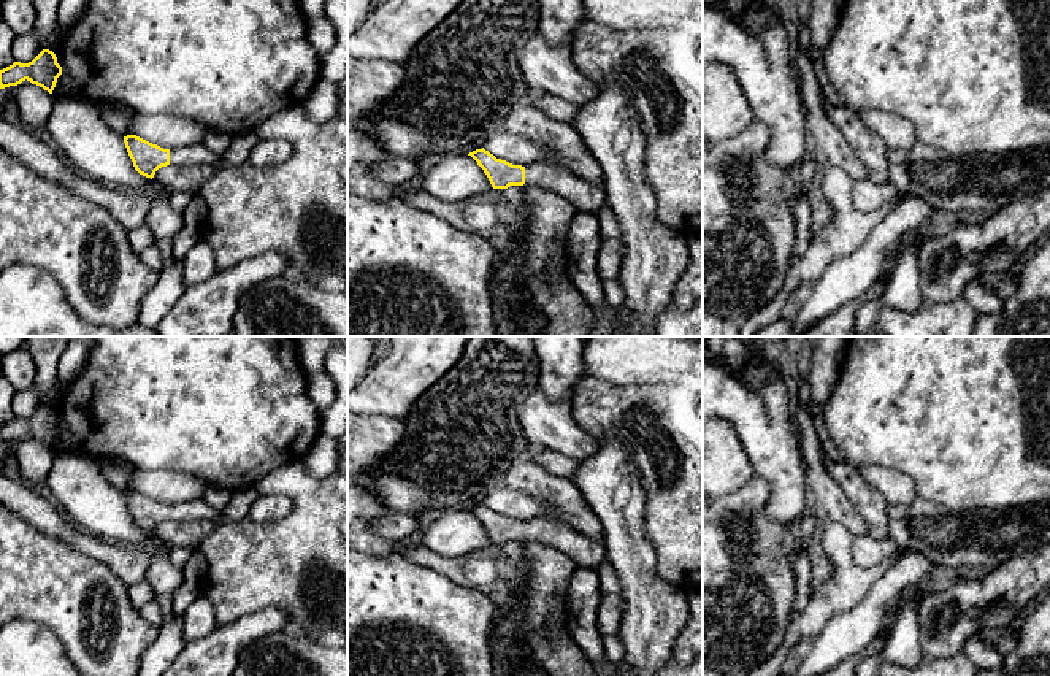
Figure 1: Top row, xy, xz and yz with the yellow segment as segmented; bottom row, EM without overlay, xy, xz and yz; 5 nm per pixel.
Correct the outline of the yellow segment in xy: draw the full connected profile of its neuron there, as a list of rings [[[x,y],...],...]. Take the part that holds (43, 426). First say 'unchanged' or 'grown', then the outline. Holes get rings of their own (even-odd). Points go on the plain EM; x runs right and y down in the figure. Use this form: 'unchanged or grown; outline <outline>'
unchanged; outline [[[43,405],[32,417],[13,421],[0,425],[0,444],[17,441],[22,436],[30,436],[52,449],[57,433],[62,430],[62,422],[52,406]]]

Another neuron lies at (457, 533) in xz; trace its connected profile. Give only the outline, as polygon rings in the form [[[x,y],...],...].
[[[449,509],[423,532],[423,543],[443,557],[463,557],[482,551],[492,540],[471,511]]]

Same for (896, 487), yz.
[[[861,465],[856,470],[864,481],[882,494],[888,505],[909,508],[917,498],[915,482],[901,471],[880,465]]]

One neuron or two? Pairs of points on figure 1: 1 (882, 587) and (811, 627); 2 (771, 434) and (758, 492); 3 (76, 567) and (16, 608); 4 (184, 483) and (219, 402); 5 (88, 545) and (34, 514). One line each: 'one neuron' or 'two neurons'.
1: two neurons
2: two neurons
3: one neuron
4: two neurons
5: one neuron

